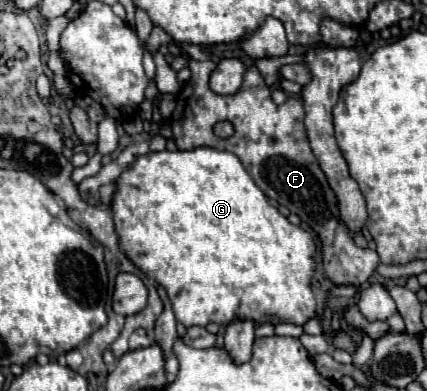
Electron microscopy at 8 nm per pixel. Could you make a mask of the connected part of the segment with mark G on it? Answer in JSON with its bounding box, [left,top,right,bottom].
[112,147,316,327]

